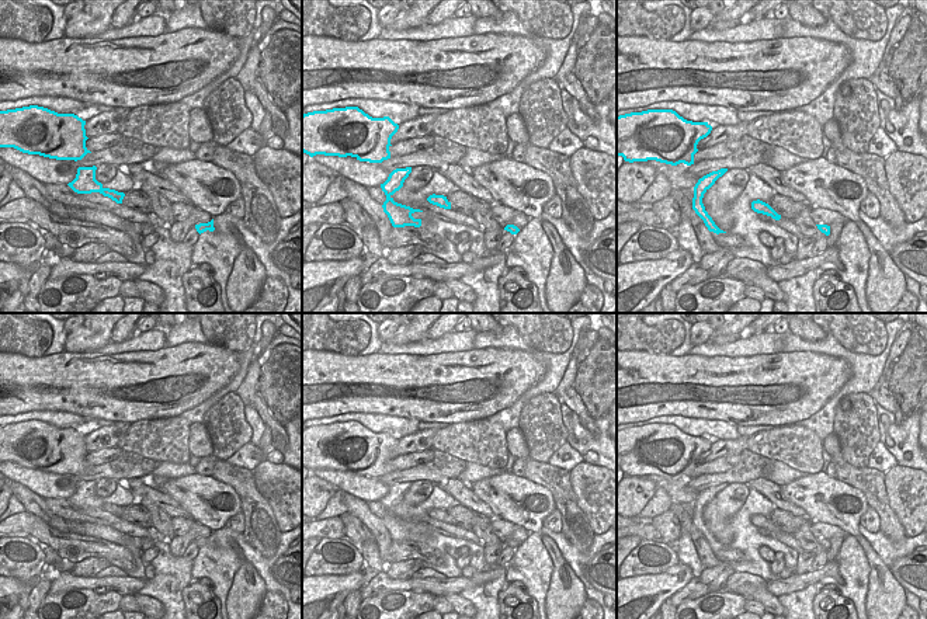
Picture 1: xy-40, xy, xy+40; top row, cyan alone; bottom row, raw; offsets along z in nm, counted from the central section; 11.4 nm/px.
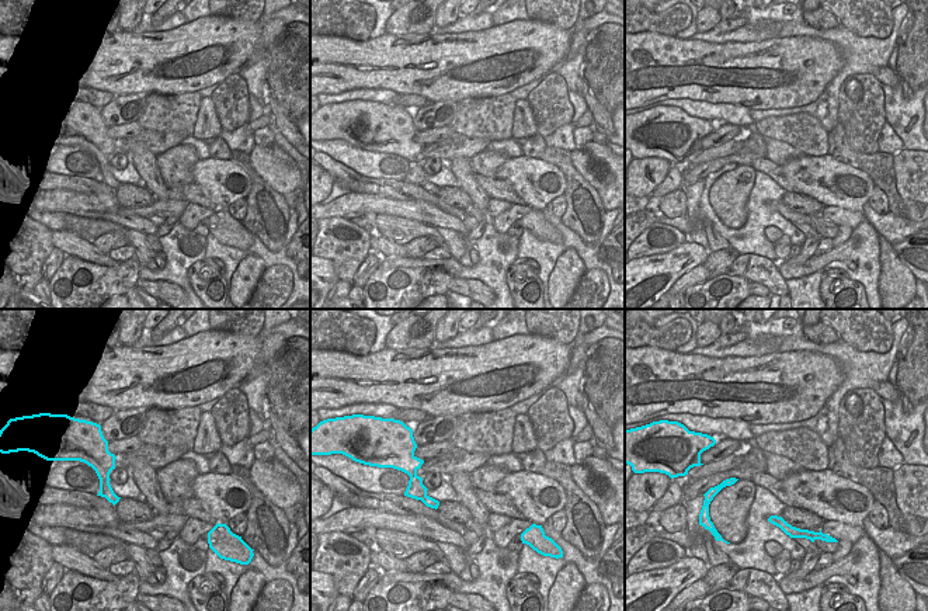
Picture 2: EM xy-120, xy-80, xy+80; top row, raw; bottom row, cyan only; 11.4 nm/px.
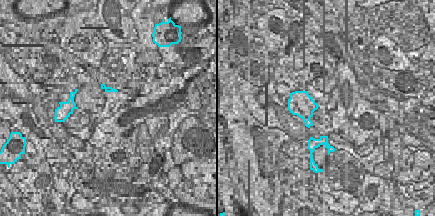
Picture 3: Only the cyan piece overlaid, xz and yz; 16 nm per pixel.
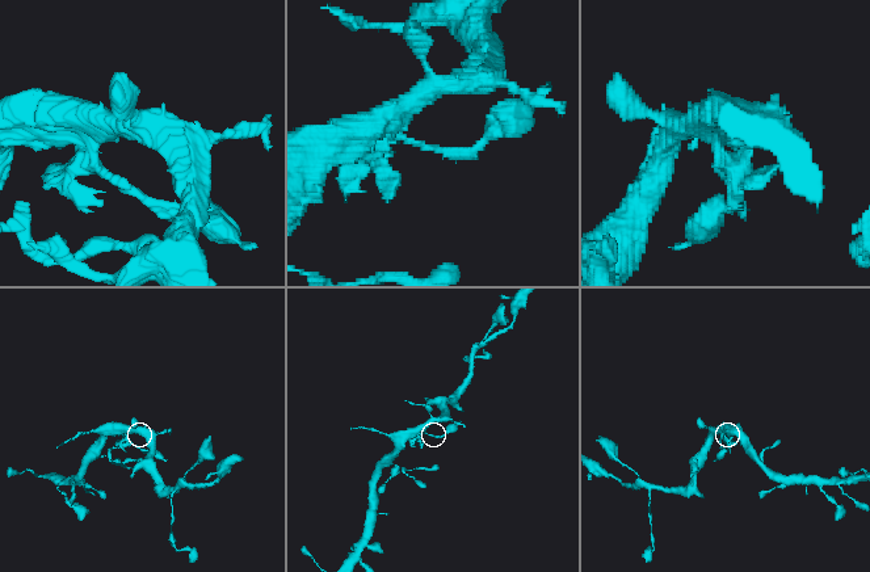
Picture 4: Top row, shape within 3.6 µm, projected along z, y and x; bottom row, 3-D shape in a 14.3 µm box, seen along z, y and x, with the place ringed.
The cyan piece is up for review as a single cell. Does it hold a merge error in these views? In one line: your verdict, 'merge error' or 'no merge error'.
no merge error

